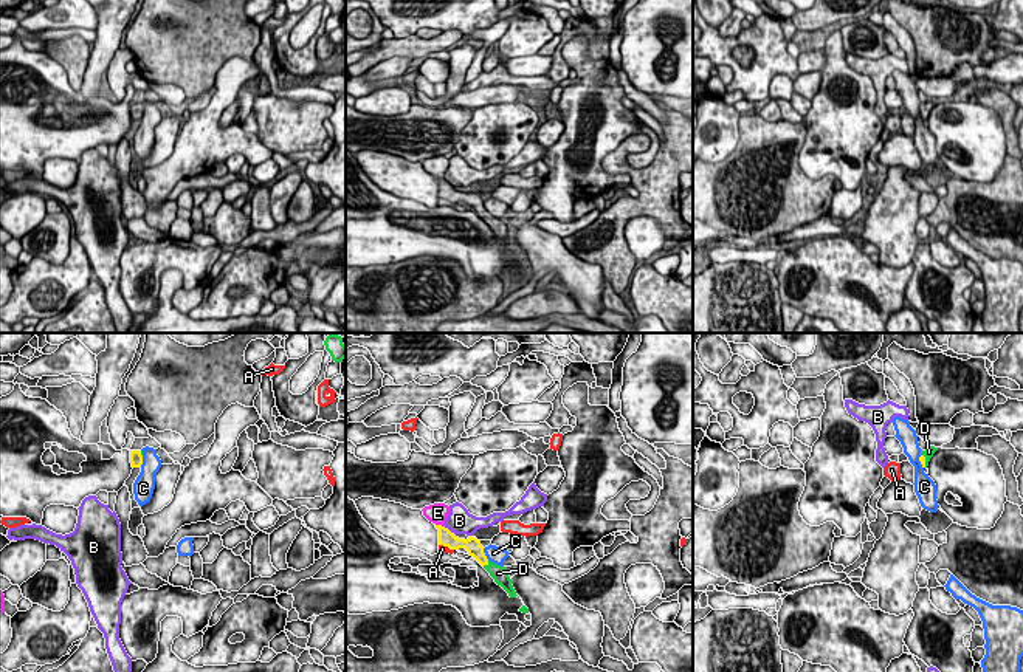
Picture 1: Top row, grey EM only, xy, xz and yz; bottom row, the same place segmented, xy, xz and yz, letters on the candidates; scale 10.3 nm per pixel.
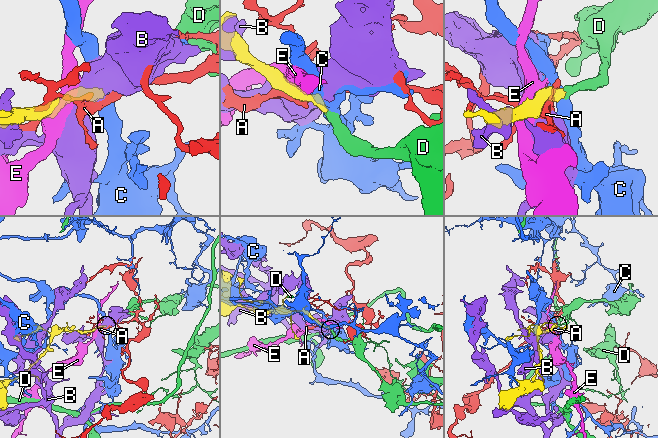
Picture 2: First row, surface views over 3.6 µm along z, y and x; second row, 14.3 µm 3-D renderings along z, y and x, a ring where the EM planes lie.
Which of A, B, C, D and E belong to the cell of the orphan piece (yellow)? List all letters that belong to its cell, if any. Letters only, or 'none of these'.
D

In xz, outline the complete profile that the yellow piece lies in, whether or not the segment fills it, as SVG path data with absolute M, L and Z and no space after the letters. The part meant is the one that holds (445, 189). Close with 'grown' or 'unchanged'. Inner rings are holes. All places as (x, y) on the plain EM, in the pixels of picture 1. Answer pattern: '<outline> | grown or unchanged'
M436 178L436 181L439 183L439 198L448 200L450 203L465 201L468 207L473 209L490 226L494 235L508 246L510 251L518 249L505 220L496 218L487 212L480 194L471 189L467 194L459 192L454 189L454 186L442 178Z | grown

